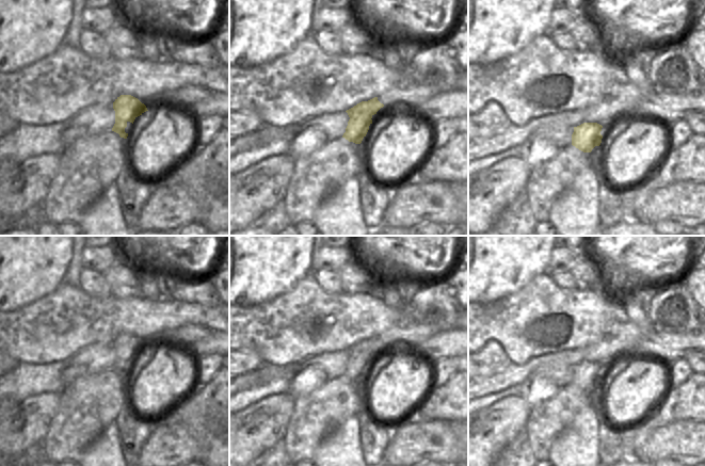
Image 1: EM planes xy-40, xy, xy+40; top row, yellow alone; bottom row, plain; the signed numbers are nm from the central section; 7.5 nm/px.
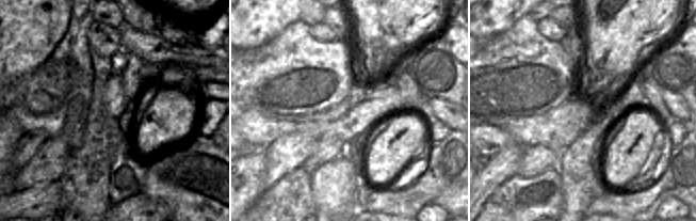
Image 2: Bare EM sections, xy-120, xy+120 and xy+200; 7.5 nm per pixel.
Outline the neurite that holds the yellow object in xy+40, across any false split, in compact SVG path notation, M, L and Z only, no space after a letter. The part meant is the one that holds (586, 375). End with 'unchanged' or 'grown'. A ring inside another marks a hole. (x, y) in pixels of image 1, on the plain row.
M583 361L574 366L572 384L583 391L591 391L595 385L599 385L603 374L603 365L597 361Z; unchanged

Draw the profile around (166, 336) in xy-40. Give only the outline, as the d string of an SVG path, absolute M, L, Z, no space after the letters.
M191 323L182 325L176 330L165 330L159 334L142 336L139 339L144 342L147 349L157 344L166 344L175 347L178 342L195 343L210 336L212 332L204 325L193 325Z

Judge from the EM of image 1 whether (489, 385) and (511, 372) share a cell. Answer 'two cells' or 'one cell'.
one cell

